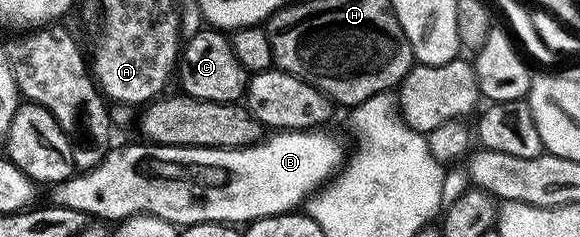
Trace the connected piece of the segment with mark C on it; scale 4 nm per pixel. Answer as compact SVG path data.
M202 27L196 33L188 34L179 54L175 81L181 84L180 92L186 97L200 101L219 103L237 103L245 96L245 69L235 59L233 44L230 38L220 29Z

